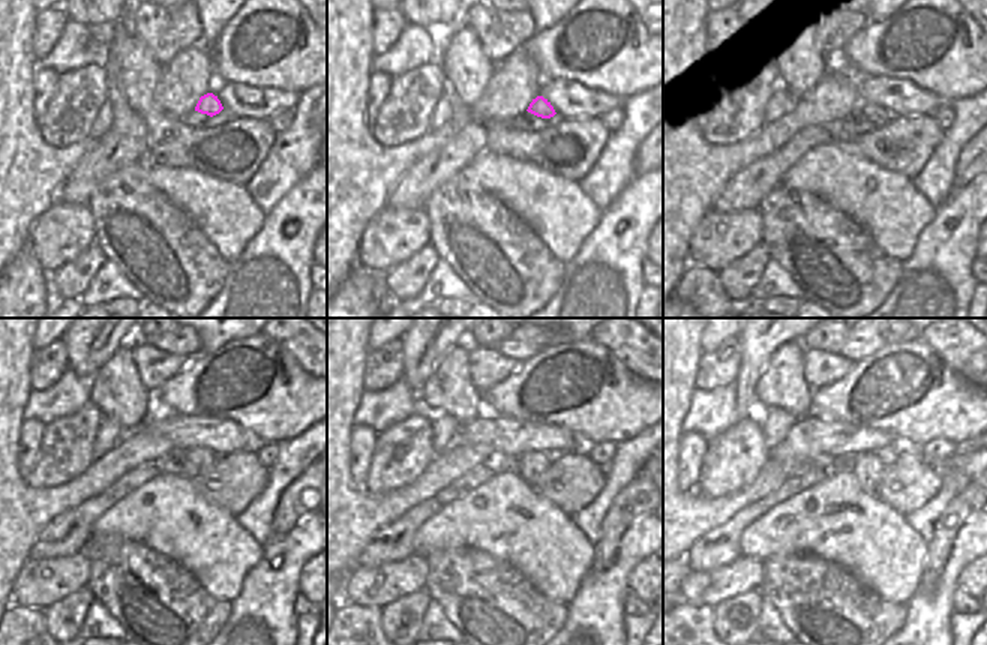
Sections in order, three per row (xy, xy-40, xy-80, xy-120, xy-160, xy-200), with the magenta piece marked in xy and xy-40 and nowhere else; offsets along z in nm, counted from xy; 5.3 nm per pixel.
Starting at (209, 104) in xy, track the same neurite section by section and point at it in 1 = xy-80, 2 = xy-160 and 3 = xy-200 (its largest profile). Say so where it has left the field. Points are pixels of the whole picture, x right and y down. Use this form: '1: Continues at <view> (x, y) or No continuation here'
1: Continues at xy-80 (878, 116)
2: Continues at xy-160 (533, 464)
3: Continues at xy-200 (867, 468).

